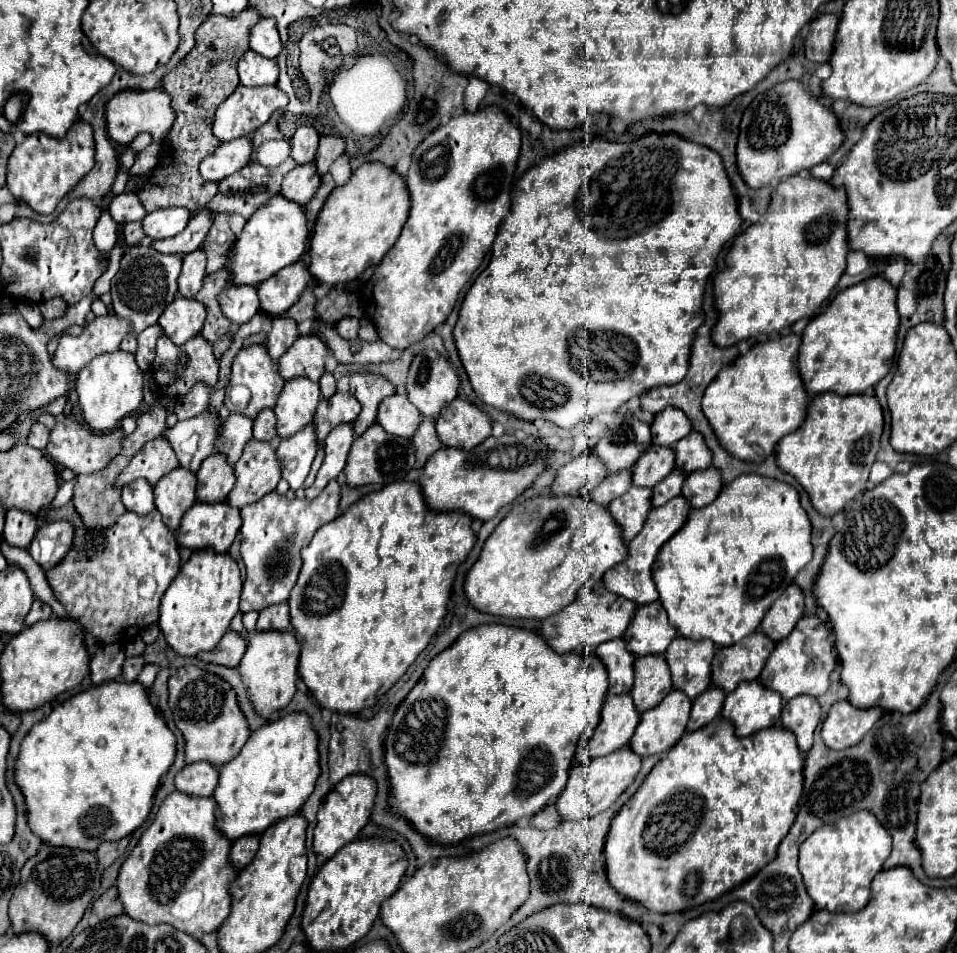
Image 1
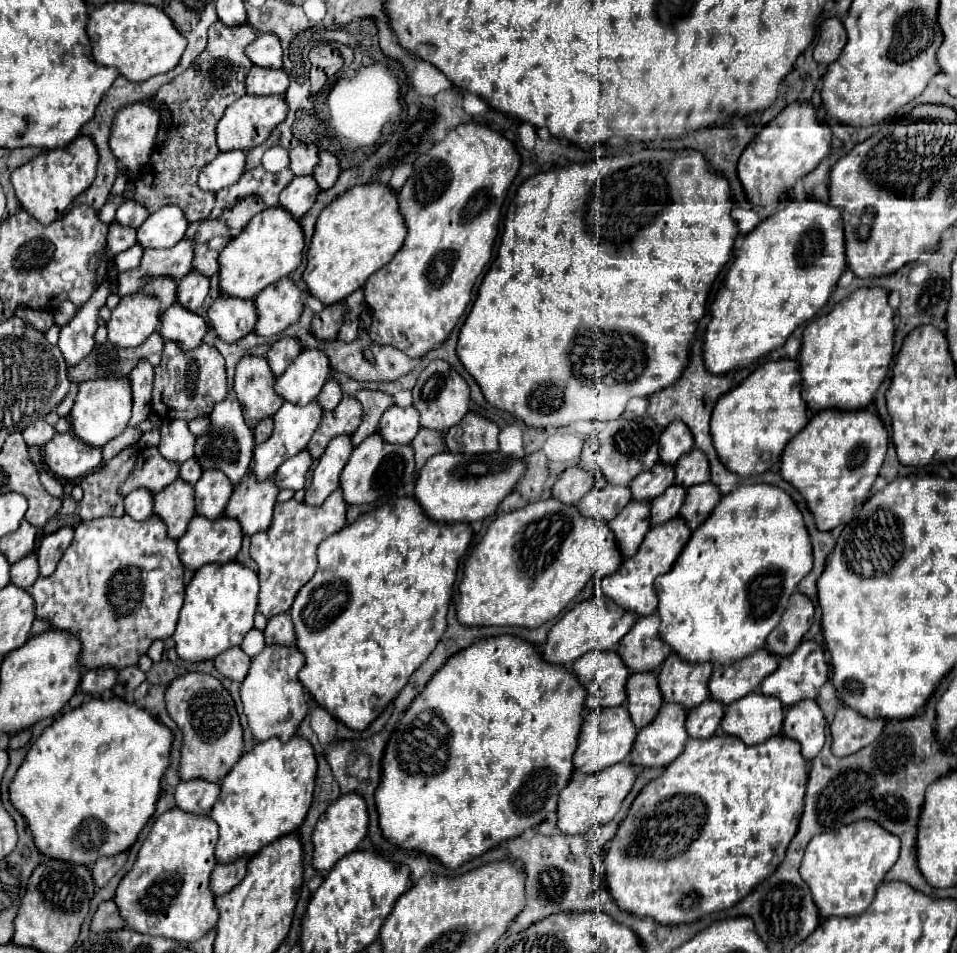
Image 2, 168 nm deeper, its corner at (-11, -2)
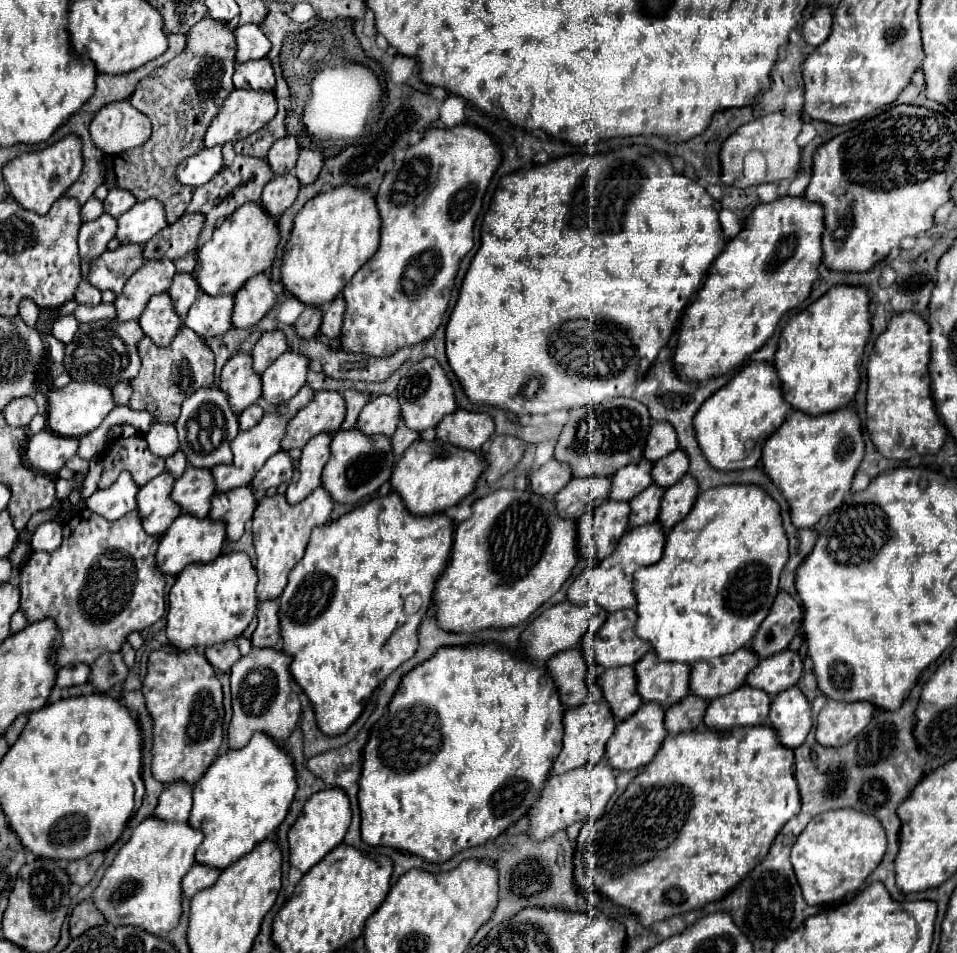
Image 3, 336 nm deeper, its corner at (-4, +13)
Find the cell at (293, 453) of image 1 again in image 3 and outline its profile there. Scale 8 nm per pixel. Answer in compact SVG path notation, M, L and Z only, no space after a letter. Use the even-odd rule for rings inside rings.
M279 450L255 474L255 478L251 482L251 488L255 492L265 492L271 486L291 482L291 474L293 474L293 458L289 456L287 450Z

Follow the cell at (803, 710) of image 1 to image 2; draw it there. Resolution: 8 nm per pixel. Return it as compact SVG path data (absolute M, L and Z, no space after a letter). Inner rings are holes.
M804 699L794 707L786 709L782 733L790 739L796 739L802 745L804 759L814 759L822 751L826 739L826 721L814 699Z

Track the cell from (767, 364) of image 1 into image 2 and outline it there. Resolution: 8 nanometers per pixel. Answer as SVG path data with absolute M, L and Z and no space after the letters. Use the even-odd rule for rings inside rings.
M766 361L752 375L748 375L734 391L718 399L710 419L710 435L722 465L740 475L758 475L772 469L782 447L808 423L808 407L800 397L800 371L796 361Z

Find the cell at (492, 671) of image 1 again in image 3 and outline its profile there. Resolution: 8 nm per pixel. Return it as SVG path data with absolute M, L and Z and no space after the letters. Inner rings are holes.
M487 642L471 644L469 648L439 648L431 660L415 666L407 676L403 676L397 694L393 696L387 714L377 720L369 732L367 746L363 750L363 776L359 778L359 806L361 806L361 836L371 846L391 846L401 852L411 852L427 862L445 862L453 858L463 848L481 846L487 840L497 838L511 824L529 812L529 808L539 800L539 792L549 776L549 770L555 762L555 756L561 748L563 736L563 704L559 704L559 692L547 676L547 668L539 664L525 662L523 658L511 658L511 652L505 646Z

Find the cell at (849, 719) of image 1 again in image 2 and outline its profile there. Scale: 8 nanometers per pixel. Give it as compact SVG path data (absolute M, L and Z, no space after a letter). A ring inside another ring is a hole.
M840 707L830 723L832 753L836 757L848 757L870 745L882 733L882 729L882 719L868 719L850 707Z

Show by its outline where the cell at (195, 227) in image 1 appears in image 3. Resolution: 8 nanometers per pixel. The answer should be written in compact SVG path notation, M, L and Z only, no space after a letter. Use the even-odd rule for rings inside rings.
M123 244L117 250L107 250L97 258L95 266L89 272L89 282L103 290L113 290L117 296L125 286L127 278L145 264L143 246L139 244Z

